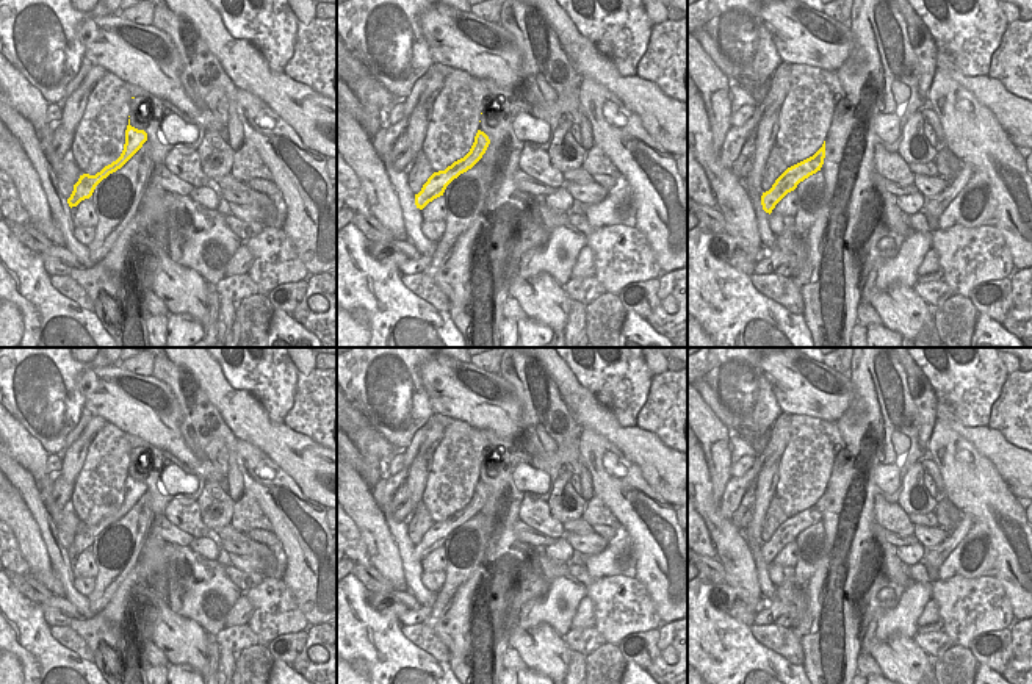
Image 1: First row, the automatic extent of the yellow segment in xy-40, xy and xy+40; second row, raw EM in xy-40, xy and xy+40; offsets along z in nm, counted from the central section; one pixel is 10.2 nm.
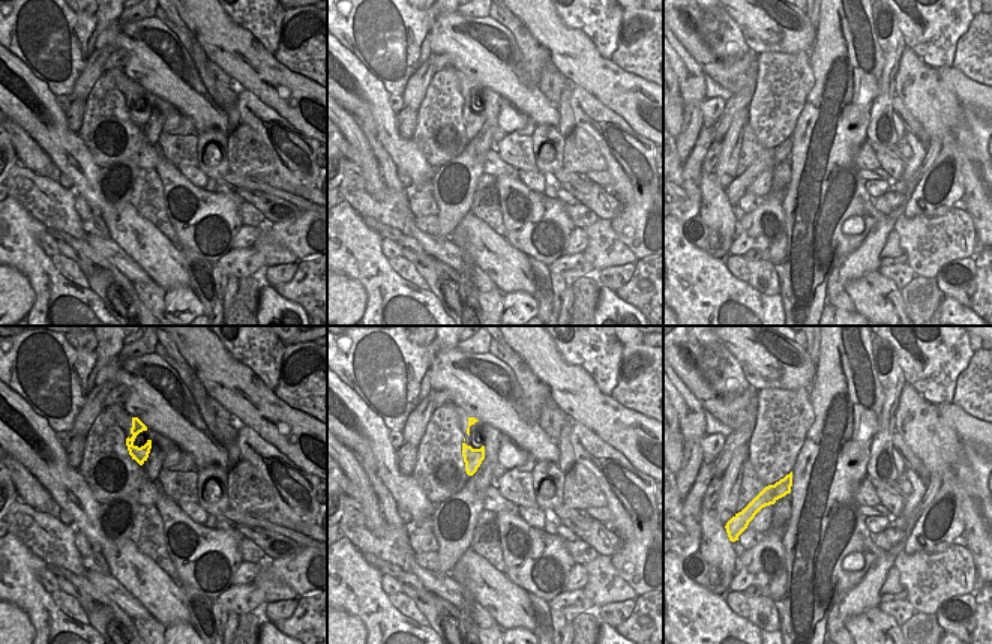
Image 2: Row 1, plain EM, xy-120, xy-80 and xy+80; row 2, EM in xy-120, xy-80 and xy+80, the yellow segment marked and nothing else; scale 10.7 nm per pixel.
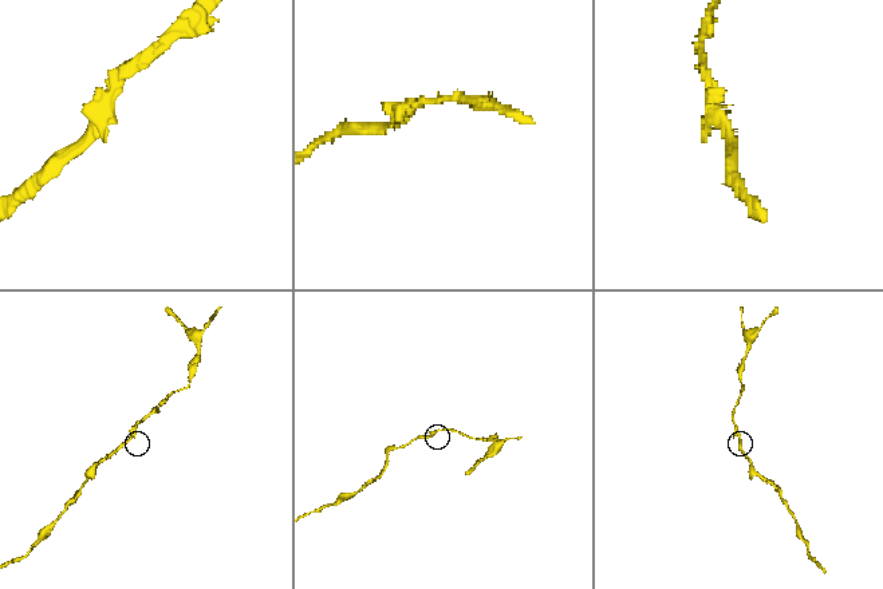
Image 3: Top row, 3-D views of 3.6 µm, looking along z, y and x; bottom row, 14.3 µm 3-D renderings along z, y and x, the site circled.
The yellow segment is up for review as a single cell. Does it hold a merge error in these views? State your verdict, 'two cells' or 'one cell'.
one cell

